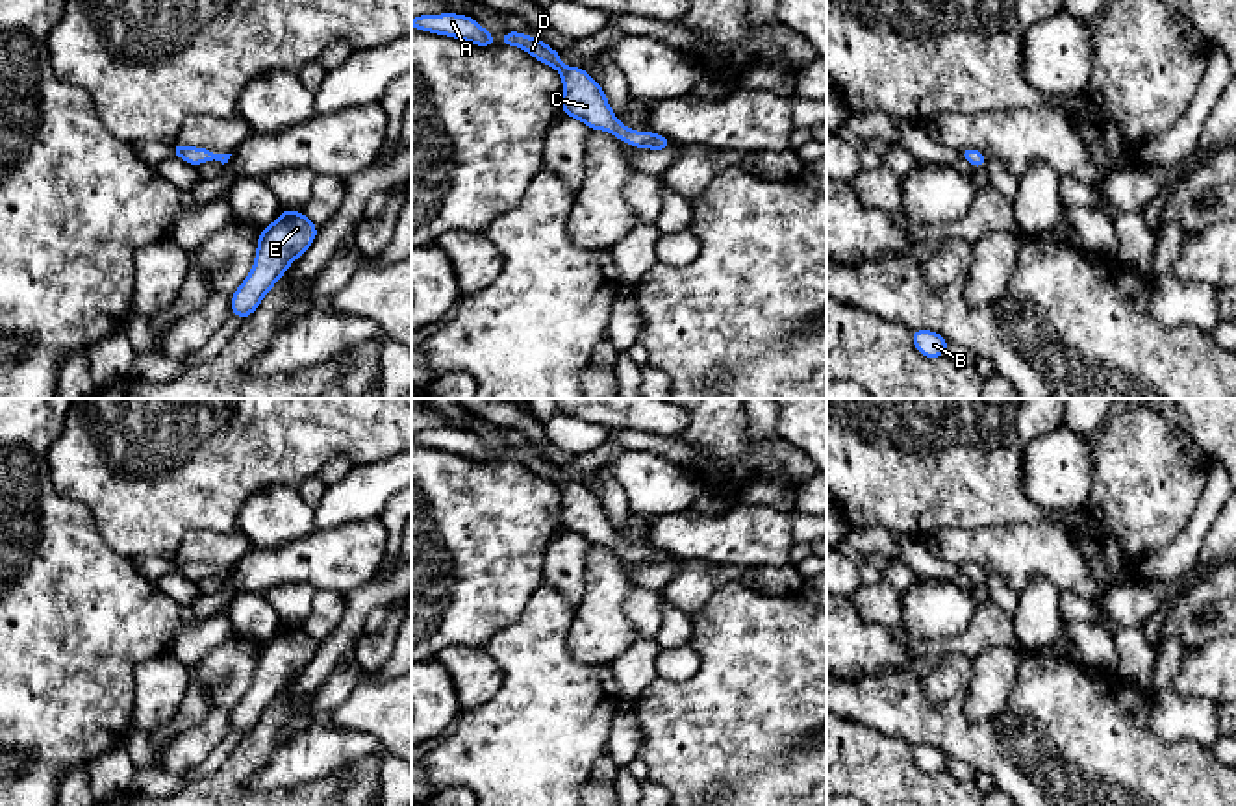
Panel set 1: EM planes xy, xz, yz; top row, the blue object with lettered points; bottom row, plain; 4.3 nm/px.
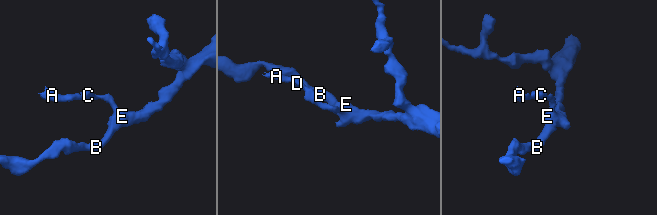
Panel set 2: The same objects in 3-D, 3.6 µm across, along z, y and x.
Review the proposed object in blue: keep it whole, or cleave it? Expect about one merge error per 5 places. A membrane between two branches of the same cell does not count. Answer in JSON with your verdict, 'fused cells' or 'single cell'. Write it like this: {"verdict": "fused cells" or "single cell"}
{"verdict": "single cell"}

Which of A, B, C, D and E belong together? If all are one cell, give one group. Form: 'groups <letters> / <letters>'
groups A B C D E

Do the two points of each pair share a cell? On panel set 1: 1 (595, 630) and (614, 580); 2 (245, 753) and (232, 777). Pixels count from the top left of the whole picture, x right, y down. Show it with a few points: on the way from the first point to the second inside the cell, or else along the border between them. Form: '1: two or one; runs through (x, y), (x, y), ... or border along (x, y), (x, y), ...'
1: one; runs through (601, 617), (605, 593)
2: one; runs through (245, 758), (238, 771)

